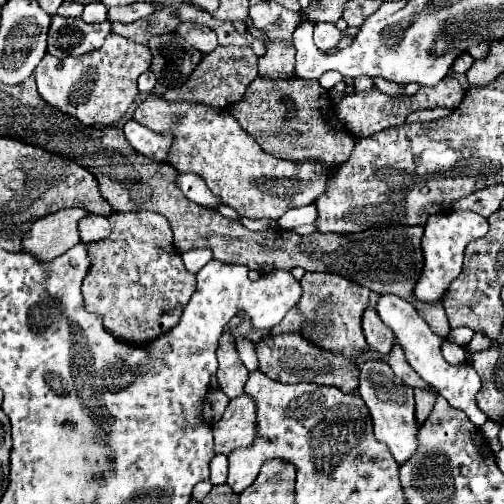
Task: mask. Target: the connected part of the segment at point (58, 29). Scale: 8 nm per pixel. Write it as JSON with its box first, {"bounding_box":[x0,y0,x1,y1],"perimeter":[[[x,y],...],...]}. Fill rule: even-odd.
{"bounding_box":[47,15,111,57],"perimeter":[[[55,15],[49,29],[49,47],[47,53],[55,57],[69,57],[69,55],[85,55],[103,45],[103,37],[111,33],[111,23],[95,23],[89,25],[79,19],[65,19]]]}

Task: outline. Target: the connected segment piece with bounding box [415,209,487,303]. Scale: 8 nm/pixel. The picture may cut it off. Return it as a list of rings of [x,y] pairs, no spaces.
[[[445,211],[437,213],[435,217],[429,217],[425,223],[425,235],[423,235],[423,253],[425,253],[425,267],[423,275],[415,287],[415,297],[421,297],[425,303],[441,301],[451,281],[461,273],[463,265],[463,251],[465,247],[479,237],[485,237],[487,233],[487,219],[473,213],[473,211]]]

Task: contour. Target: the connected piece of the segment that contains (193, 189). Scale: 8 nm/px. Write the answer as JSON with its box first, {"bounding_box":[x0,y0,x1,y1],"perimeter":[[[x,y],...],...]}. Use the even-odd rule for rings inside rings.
{"bounding_box":[177,173,221,207],"perimeter":[[[179,173],[177,175],[177,187],[187,195],[187,199],[191,199],[193,203],[199,203],[203,207],[217,207],[221,205],[221,201],[217,201],[217,197],[213,193],[209,193],[205,181],[195,175],[195,173]]]}

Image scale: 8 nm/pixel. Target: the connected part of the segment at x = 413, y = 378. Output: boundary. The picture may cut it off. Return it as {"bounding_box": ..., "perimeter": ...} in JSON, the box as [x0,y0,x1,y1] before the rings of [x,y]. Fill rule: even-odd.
{"bounding_box":[387,345,427,389],"perimeter":[[[399,345],[393,347],[393,353],[387,357],[387,363],[391,365],[393,373],[411,389],[427,389],[427,385],[421,381],[421,377],[411,369],[411,365],[407,365],[407,359],[403,357],[403,349],[399,349]]]}

